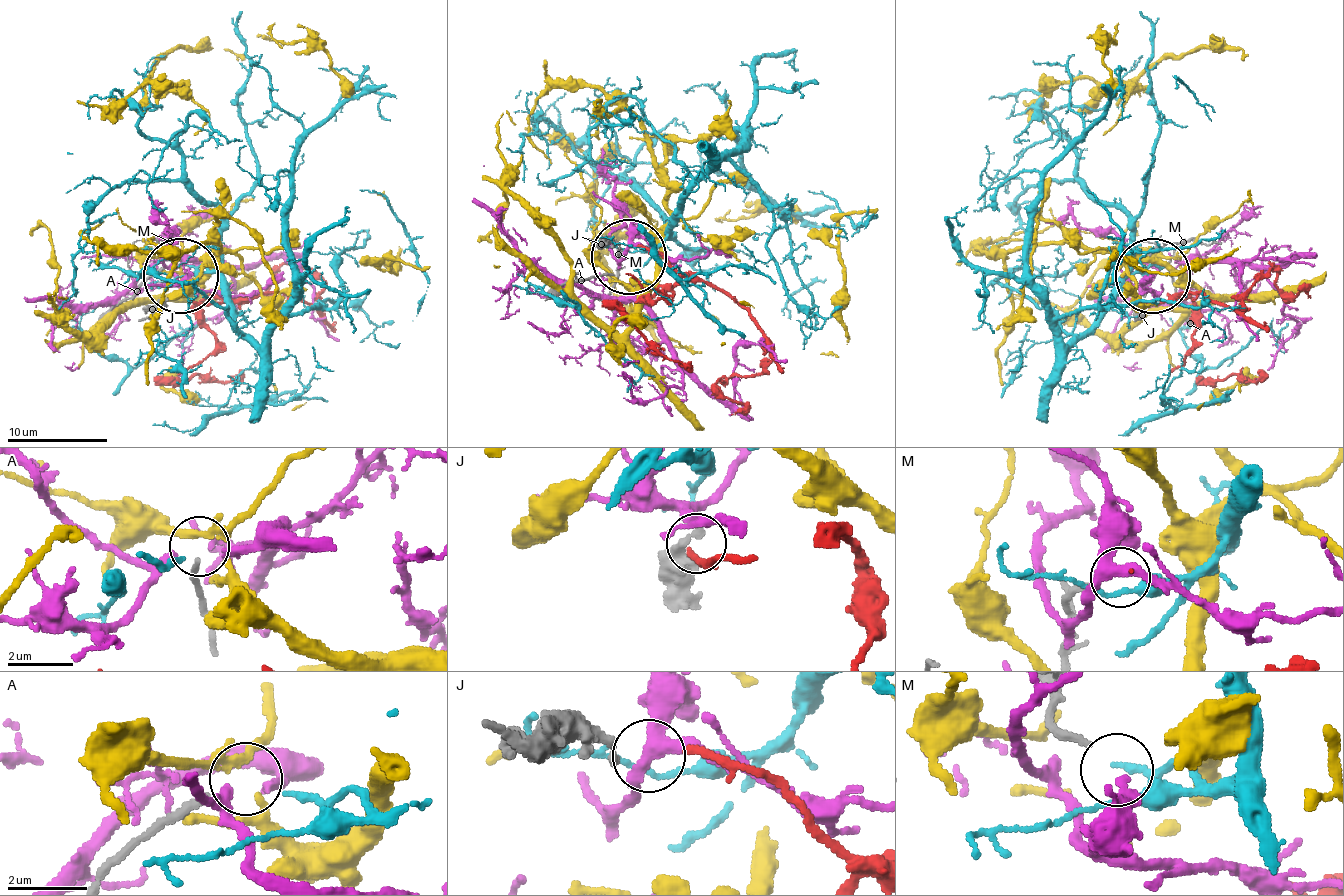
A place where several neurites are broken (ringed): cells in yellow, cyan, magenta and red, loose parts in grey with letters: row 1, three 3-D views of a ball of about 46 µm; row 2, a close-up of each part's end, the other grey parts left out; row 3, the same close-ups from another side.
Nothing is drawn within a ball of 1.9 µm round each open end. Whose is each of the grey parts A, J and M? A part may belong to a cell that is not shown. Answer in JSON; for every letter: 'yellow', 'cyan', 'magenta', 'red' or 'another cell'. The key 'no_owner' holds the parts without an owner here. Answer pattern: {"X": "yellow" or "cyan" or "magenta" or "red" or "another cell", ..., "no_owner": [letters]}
{"A": "another cell", "J": "red", "M": "cyan", "no_owner": ["A"]}

